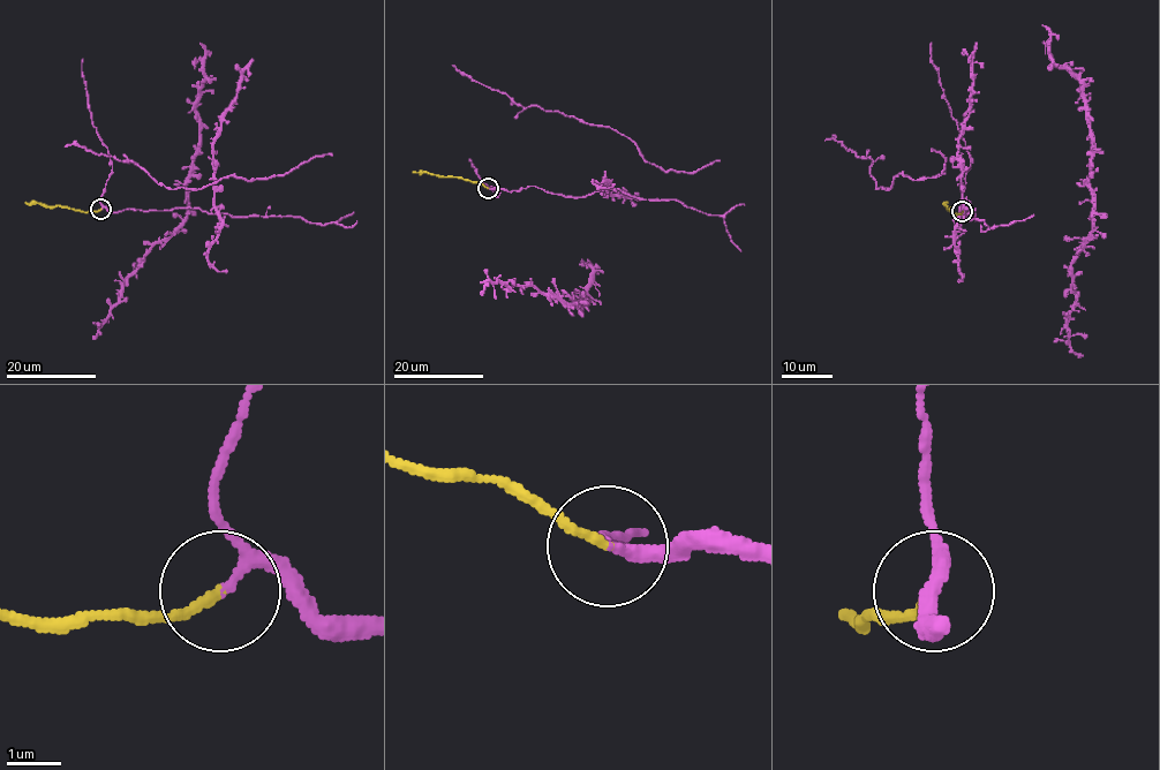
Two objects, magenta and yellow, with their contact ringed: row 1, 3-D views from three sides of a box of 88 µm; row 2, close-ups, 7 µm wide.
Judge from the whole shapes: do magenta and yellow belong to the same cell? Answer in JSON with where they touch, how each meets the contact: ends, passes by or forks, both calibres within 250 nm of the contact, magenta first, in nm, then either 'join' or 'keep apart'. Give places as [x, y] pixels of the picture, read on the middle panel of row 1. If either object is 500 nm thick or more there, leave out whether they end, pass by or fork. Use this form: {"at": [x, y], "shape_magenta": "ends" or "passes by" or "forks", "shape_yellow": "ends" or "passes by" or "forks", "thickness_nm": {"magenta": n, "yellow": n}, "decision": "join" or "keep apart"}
{"at": [488, 188], "shape_magenta": "passes by", "shape_yellow": "ends", "thickness_nm": {"magenta": 160, "yellow": 160}, "decision": "join"}

